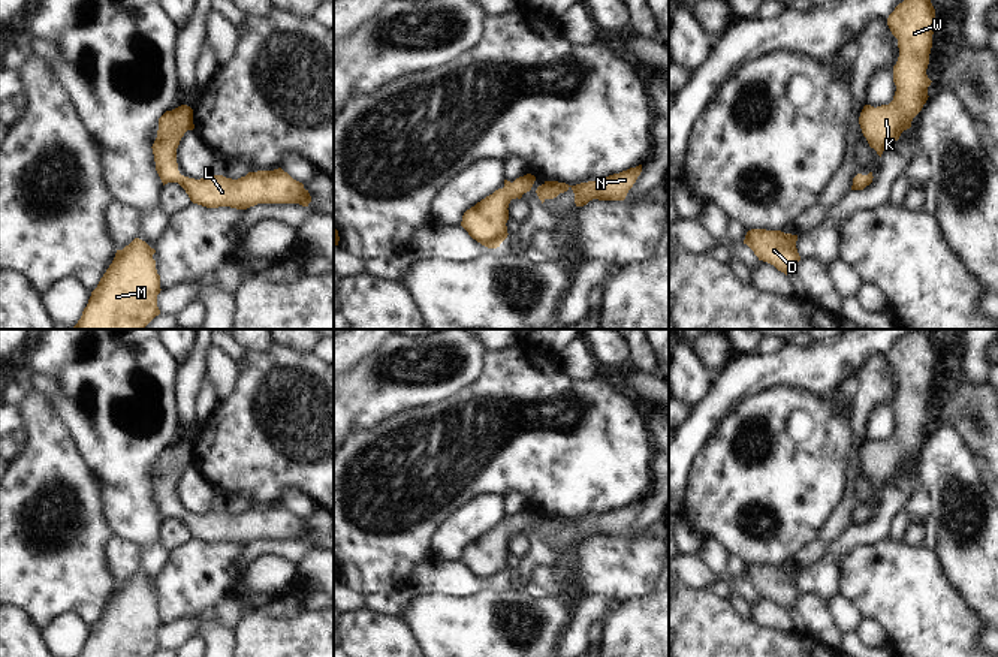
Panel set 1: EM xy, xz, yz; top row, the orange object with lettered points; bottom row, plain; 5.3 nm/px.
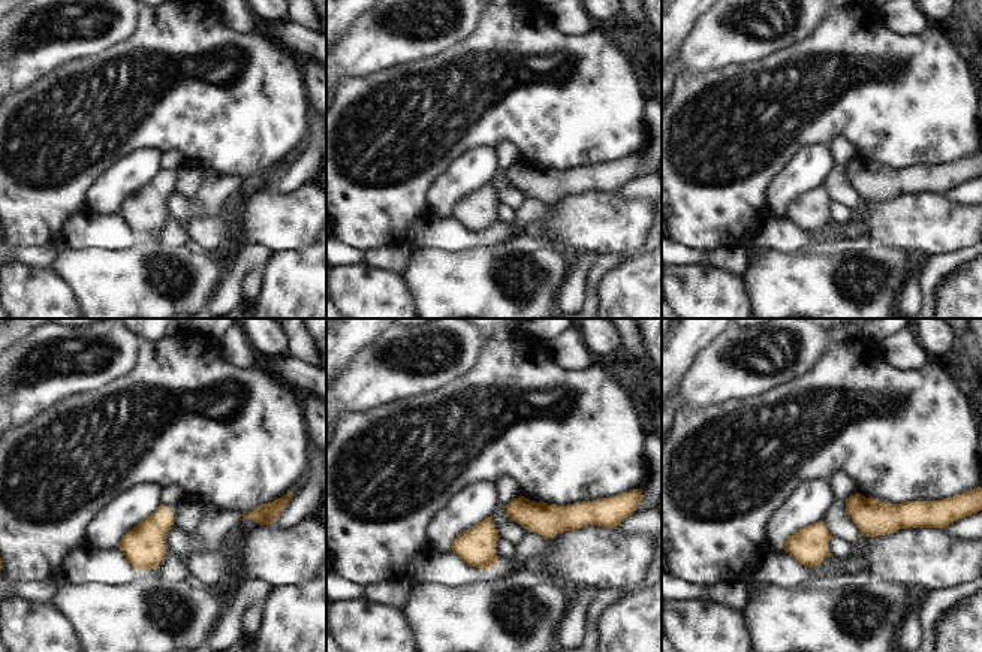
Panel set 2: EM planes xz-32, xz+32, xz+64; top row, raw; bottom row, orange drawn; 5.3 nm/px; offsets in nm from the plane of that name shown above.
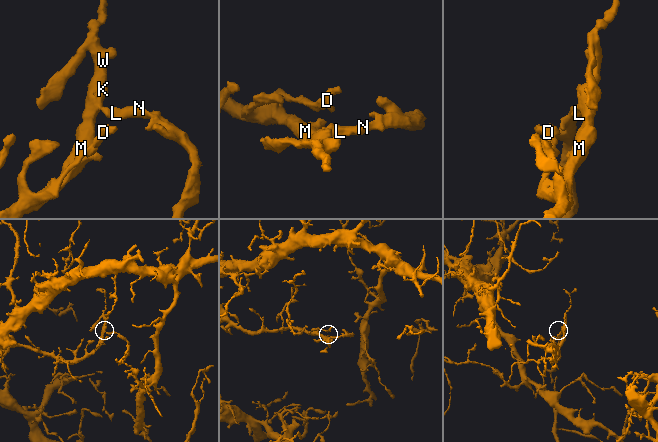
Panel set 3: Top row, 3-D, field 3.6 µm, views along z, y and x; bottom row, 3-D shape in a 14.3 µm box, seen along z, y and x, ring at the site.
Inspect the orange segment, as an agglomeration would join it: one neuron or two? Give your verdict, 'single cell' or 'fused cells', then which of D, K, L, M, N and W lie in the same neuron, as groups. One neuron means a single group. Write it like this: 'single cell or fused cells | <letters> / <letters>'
single cell | D K L M N W

